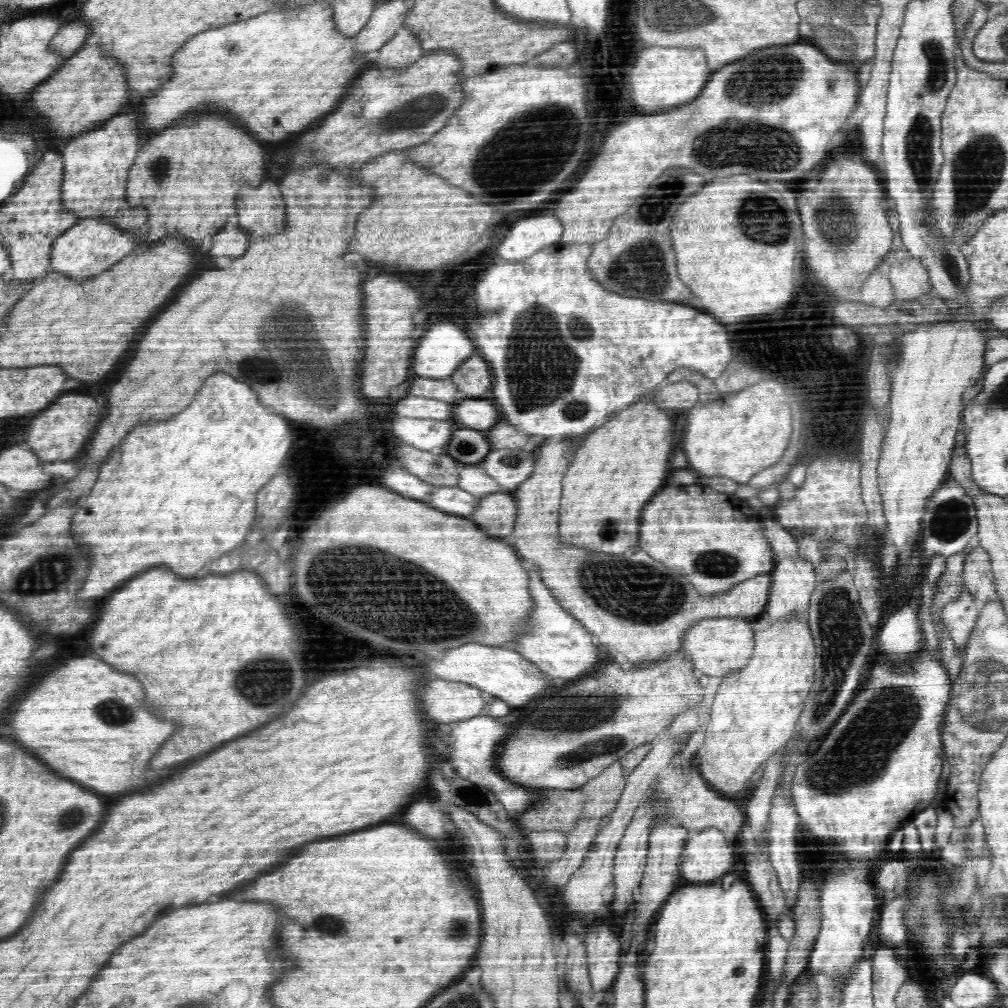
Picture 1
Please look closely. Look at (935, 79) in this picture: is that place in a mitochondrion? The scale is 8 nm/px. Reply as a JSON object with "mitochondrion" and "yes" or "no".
{"mitochondrion":"yes"}

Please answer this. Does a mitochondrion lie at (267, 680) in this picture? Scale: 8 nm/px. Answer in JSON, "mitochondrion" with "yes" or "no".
{"mitochondrion":"yes"}

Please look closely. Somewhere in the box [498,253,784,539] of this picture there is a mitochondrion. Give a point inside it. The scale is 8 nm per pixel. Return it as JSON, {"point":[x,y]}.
{"point":[542,356]}

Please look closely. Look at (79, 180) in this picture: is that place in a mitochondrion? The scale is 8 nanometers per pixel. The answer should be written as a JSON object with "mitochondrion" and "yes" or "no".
{"mitochondrion":"no"}

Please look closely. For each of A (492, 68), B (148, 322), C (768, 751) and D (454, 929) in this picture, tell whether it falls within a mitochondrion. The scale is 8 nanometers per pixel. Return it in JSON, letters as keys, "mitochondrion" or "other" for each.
{"A":"other","B":"other","C":"other","D":"mitochondrion"}

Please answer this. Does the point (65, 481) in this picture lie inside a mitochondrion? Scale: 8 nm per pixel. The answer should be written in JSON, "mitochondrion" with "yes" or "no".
{"mitochondrion":"no"}

